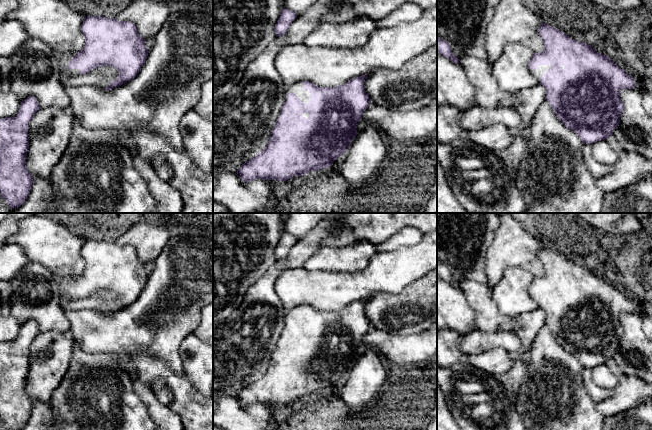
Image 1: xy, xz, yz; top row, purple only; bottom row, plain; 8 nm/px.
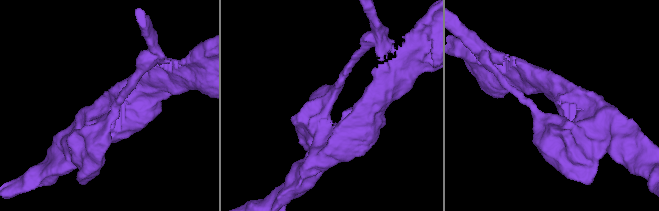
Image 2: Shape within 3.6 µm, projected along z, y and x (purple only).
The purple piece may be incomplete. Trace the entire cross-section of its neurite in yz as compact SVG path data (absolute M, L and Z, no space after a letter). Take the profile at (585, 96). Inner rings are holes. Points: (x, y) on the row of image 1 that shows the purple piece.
M542 23L538 31L544 50L533 53L528 67L538 84L546 89L545 100L557 118L566 128L573 130L584 144L592 145L613 136L624 110L620 91L634 89L633 78L591 45L576 41L546 23Z

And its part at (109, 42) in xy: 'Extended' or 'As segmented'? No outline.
Extended

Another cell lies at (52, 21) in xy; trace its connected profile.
M19 0L17 8L7 15L7 20L21 23L31 38L39 39L57 51L76 52L81 51L85 45L80 30L84 18L83 14L61 0Z

